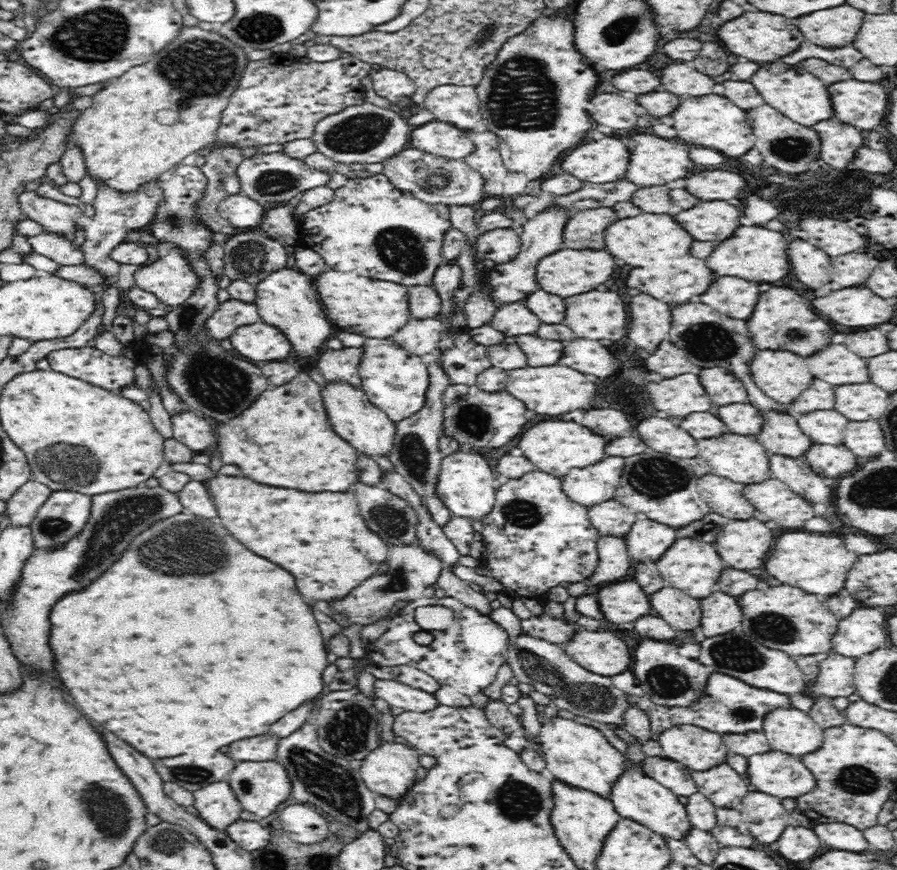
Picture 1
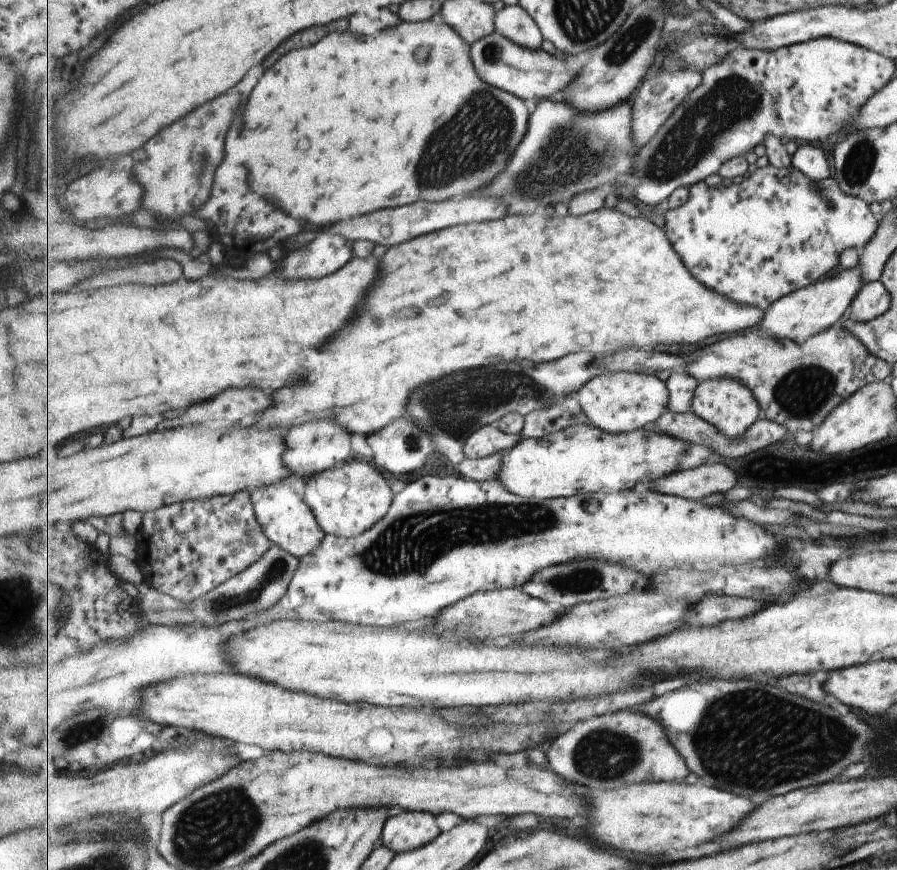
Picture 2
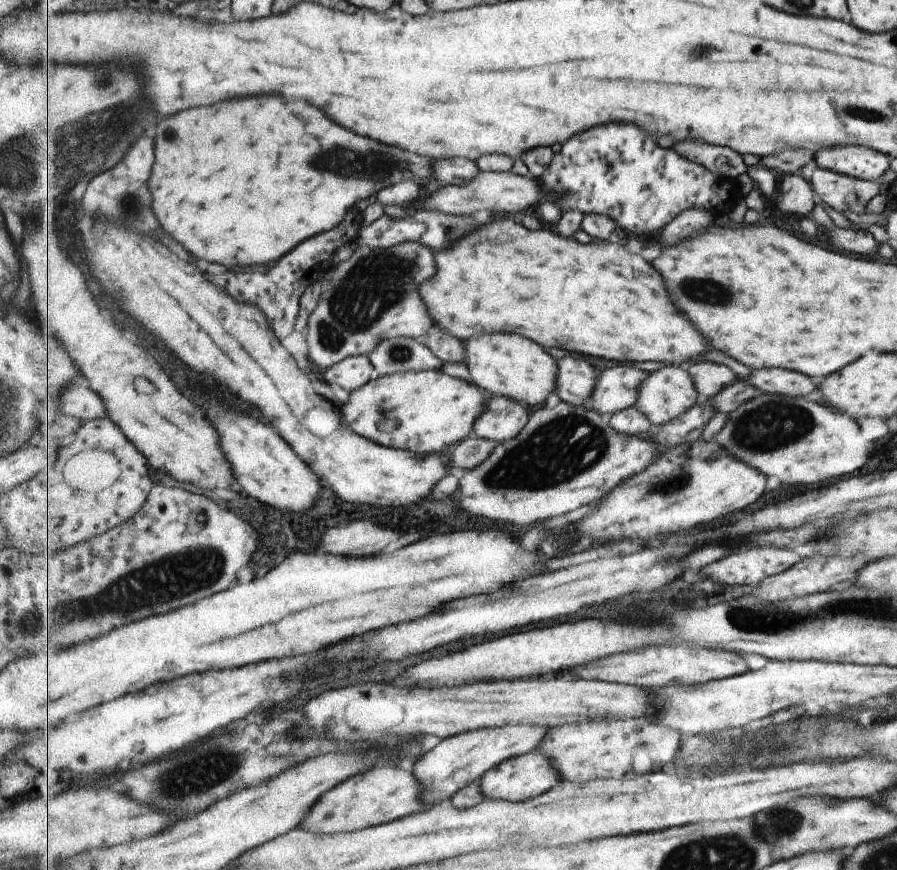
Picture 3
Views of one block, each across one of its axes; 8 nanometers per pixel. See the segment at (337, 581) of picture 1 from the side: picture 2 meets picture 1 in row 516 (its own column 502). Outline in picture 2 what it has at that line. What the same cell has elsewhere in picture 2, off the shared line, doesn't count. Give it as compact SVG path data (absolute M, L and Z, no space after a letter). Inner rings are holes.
M603 208L580 217L567 214L562 218L554 216L549 218L543 213L531 213L528 215L509 215L480 223L465 223L462 225L447 227L432 233L421 235L413 240L388 248L380 260L381 282L377 282L377 290L369 294L365 300L365 310L355 318L353 326L349 330L341 330L337 334L335 342L329 342L325 350L319 350L319 362L305 362L305 372L309 378L303 378L297 386L285 386L285 390L273 392L273 406L269 410L261 412L257 416L257 422L253 428L257 430L283 430L283 428L295 428L301 426L301 422L315 422L315 420L333 420L345 426L351 434L359 434L363 438L369 438L373 434L379 434L383 428L387 428L397 416L403 416L407 412L407 406L411 402L411 396L417 388L429 386L445 376L451 376L459 370L473 370L497 362L513 362L513 360L531 360L531 362L551 362L569 356L573 352L589 350L596 356L611 355L619 350L629 348L643 348L643 350L655 350L659 344L675 346L675 344L695 344L703 342L707 338L725 334L725 332L741 332L749 326L755 326L763 320L766 312L761 308L743 306L737 302L729 302L727 298L711 292L707 286L703 286L699 280L691 276L691 272L683 266L681 256L671 246L664 229L645 215L645 218L629 218L621 214L619 210Z

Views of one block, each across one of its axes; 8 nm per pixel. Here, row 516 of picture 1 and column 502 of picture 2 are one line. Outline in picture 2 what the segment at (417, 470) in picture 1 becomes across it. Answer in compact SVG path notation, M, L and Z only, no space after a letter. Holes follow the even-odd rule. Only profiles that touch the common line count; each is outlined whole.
M497 424L485 425L467 439L464 451L470 459L488 457L517 446L523 439L522 434L510 435L503 432Z

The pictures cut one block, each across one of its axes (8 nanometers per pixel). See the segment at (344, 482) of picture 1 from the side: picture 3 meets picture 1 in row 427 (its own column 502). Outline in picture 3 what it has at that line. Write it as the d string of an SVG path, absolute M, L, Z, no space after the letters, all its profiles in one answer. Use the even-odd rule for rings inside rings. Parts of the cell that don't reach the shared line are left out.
M503 216L482 224L475 234L455 244L455 248L439 252L437 264L437 280L425 282L420 292L437 324L435 329L447 330L449 326L449 334L465 342L485 332L515 332L533 338L545 348L567 348L588 359L597 356L632 363L650 360L677 366L699 360L713 350L699 328L673 304L663 274L641 254L633 254L623 244L581 244L545 228L537 232L527 230Z

